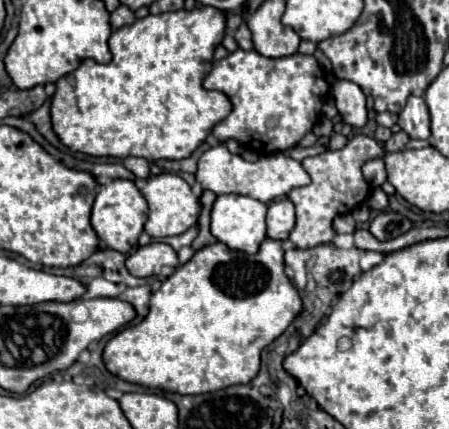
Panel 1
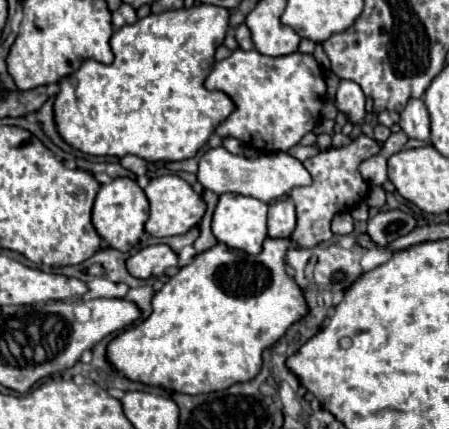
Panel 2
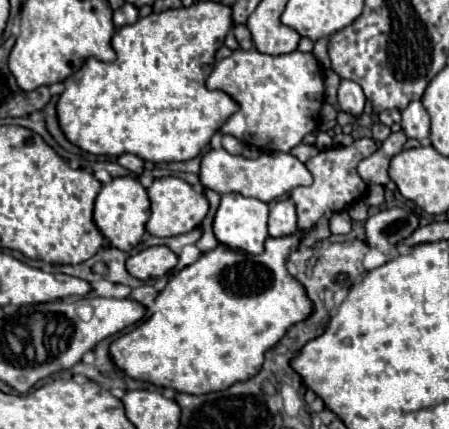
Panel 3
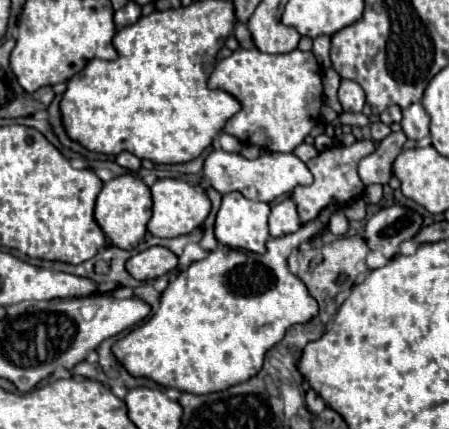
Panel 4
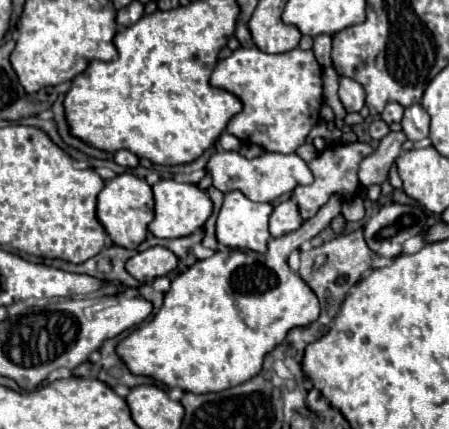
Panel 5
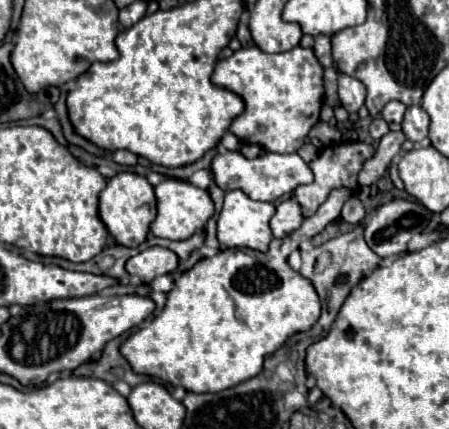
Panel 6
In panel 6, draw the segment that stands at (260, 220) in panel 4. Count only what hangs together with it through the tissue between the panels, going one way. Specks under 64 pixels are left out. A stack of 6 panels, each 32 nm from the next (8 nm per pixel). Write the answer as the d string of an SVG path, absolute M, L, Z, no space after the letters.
M230 190L224 198L224 208L218 218L218 240L226 248L252 248L266 252L272 240L270 218L274 216L276 206L272 202L258 202L246 196L242 190Z

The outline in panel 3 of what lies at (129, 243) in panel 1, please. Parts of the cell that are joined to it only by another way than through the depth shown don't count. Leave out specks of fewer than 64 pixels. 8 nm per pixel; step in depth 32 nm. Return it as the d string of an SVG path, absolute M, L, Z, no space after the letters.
M136 176L112 178L112 182L104 184L100 194L96 196L94 222L100 228L100 232L104 234L104 238L114 248L120 248L124 252L134 250L146 232L148 218L150 218L150 198L148 198L146 188L142 186L142 182Z

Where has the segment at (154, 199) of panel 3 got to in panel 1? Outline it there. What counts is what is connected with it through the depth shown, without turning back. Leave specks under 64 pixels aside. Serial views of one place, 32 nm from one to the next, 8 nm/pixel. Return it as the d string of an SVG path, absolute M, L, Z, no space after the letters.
M160 174L160 176L148 178L146 186L142 188L142 194L150 206L150 214L148 214L148 220L144 224L144 230L152 238L176 236L176 234L186 232L190 226L194 226L198 222L198 216L202 212L202 204L192 194L192 188L176 174Z

